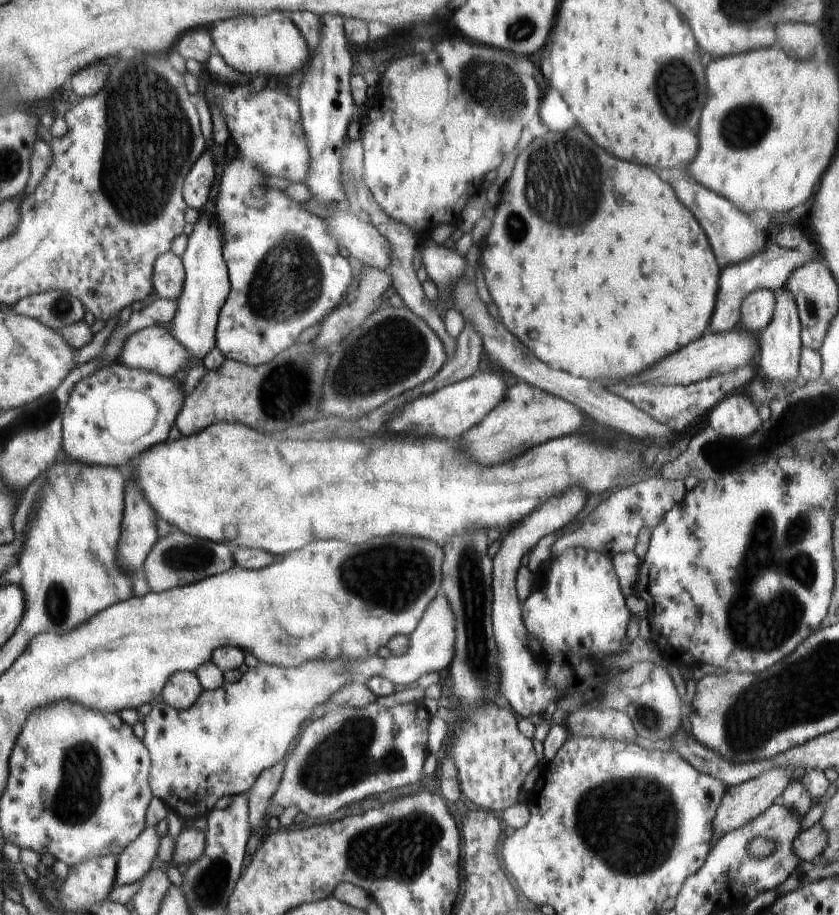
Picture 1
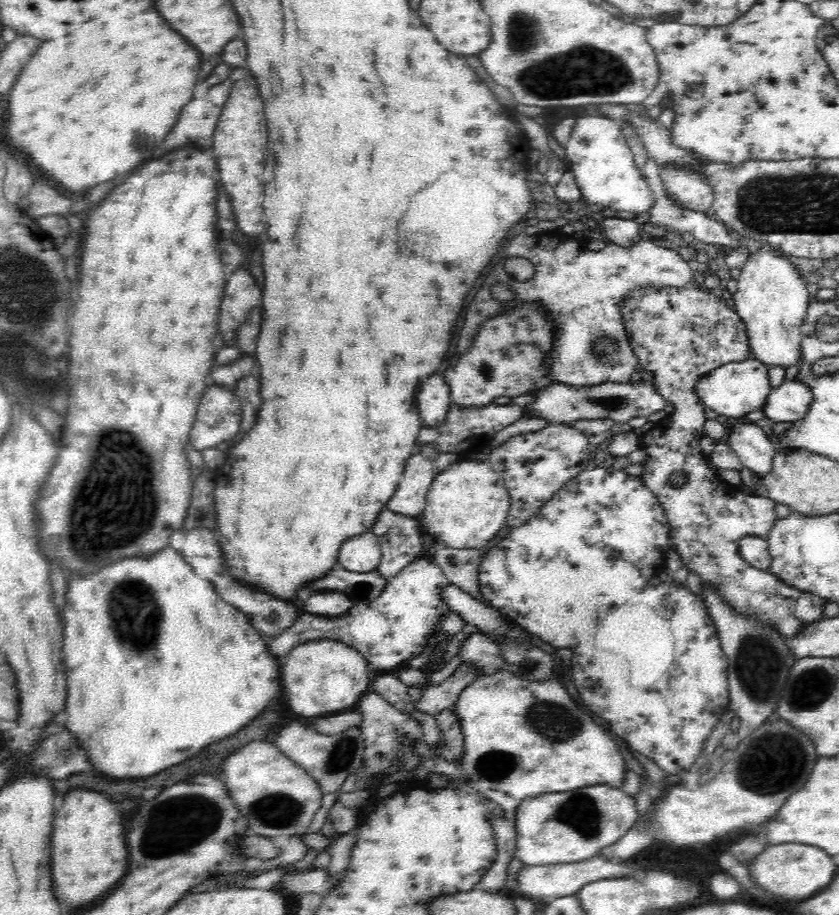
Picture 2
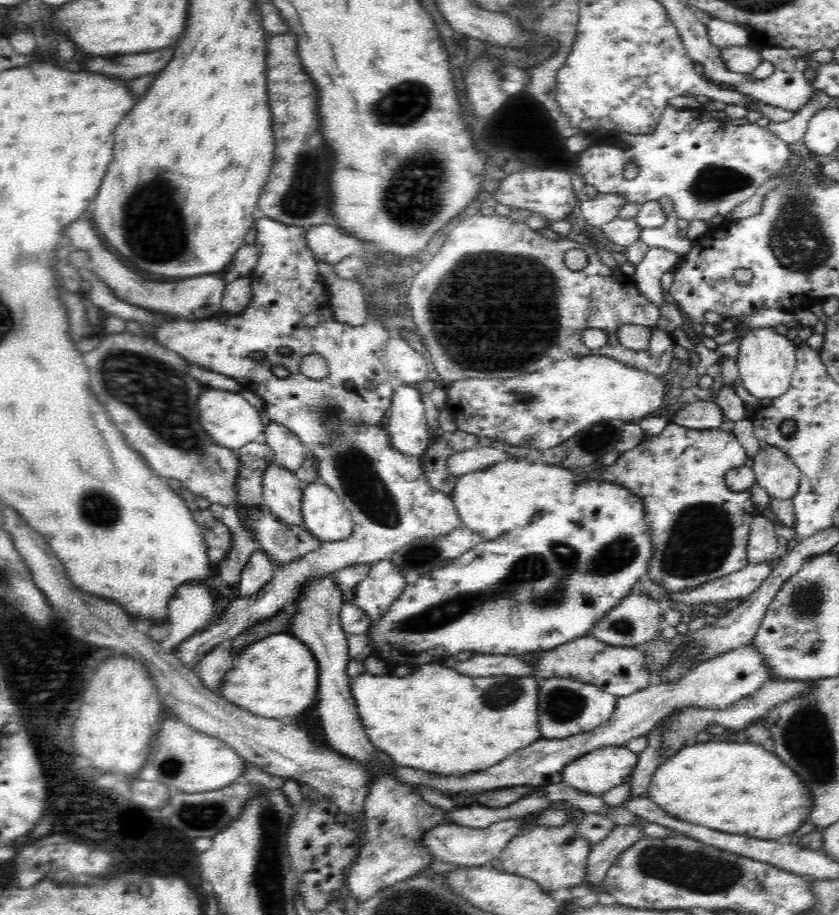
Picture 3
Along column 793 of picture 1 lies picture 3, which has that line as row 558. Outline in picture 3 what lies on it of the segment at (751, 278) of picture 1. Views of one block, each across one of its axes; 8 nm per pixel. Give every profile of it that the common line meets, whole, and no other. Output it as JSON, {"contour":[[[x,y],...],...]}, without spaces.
{"contour":[[[262,550],[253,552],[248,561],[240,574],[238,584],[238,596],[240,597],[249,597],[260,591],[272,580],[277,567],[270,556]]]}

